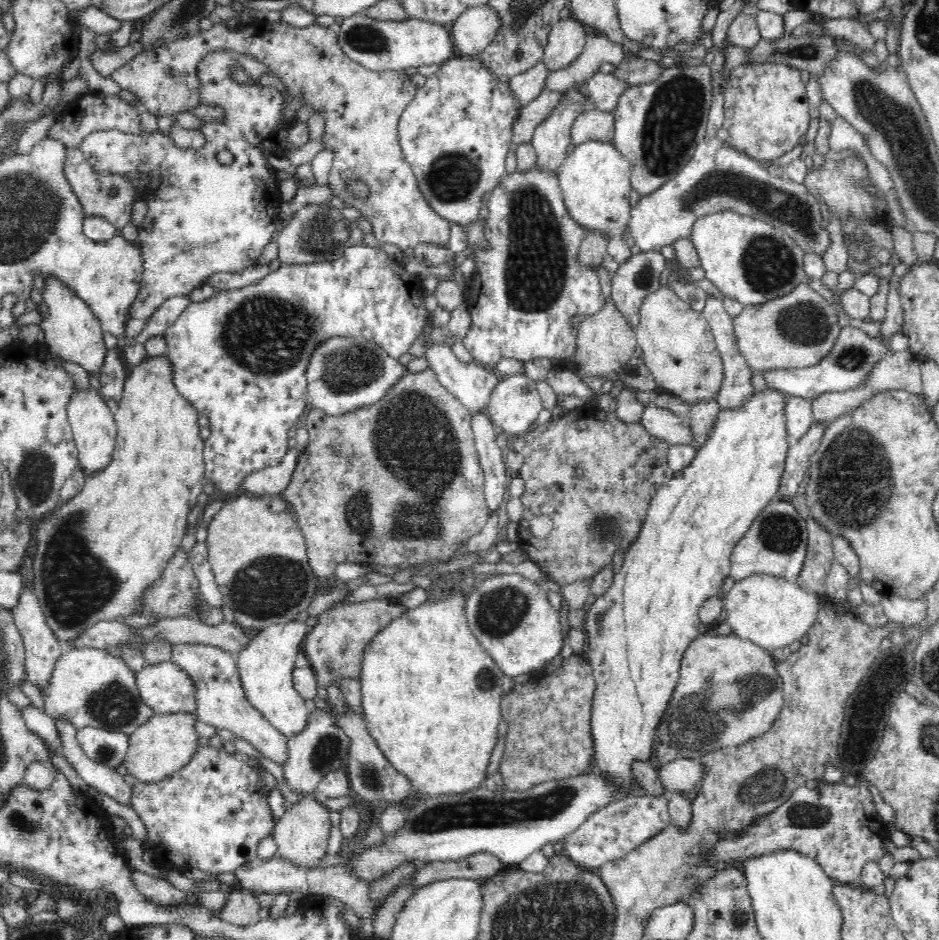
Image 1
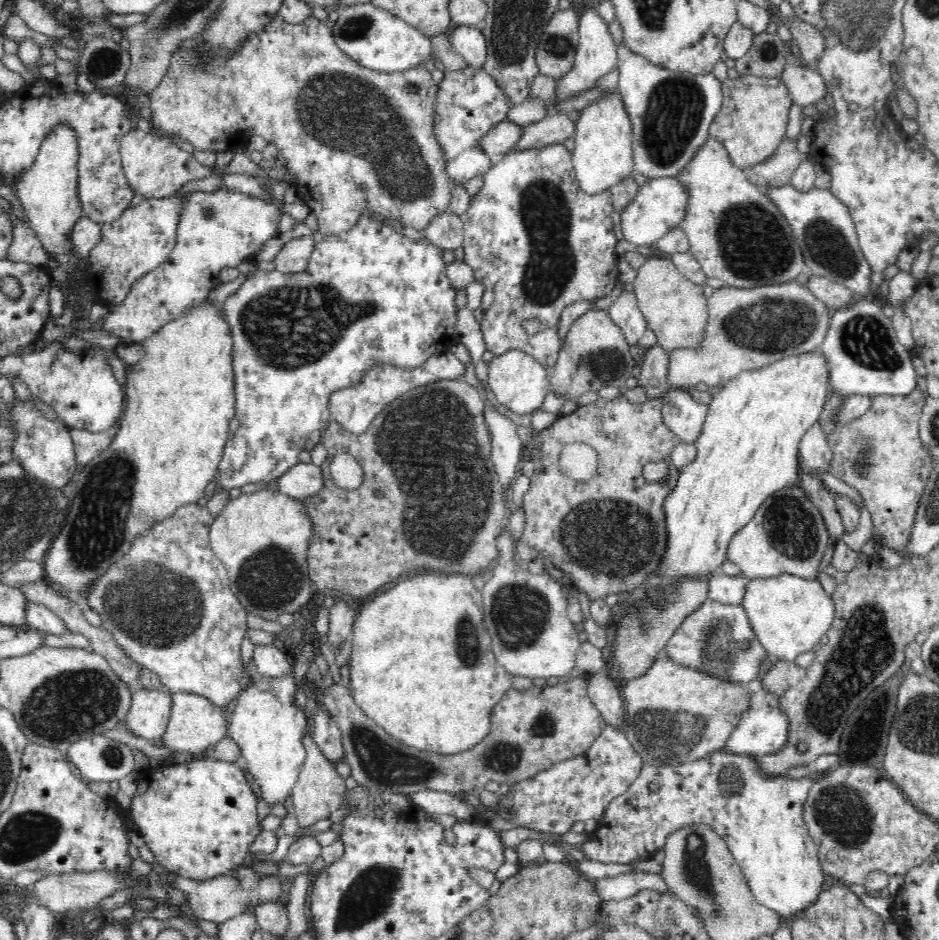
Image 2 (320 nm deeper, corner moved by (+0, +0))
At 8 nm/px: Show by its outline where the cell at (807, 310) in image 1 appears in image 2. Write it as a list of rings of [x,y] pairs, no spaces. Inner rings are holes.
[[[798,280],[752,289],[723,286],[712,293],[708,299],[708,308],[709,320],[703,348],[698,351],[676,351],[669,355],[671,388],[683,390],[684,386],[697,386],[700,383],[719,388],[742,372],[760,371],[790,356],[818,352],[827,336],[833,312],[818,299],[808,284]]]

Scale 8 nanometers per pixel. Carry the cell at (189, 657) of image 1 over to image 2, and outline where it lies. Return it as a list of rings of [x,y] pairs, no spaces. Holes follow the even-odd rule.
[[[192,503],[178,508],[172,518],[158,522],[146,536],[136,538],[124,560],[120,558],[82,599],[101,616],[101,625],[114,634],[118,645],[124,647],[141,668],[156,672],[166,689],[203,696],[213,706],[232,709],[242,688],[240,647],[248,630],[248,612],[237,602],[227,570],[211,549],[208,531],[212,521],[205,506]]]

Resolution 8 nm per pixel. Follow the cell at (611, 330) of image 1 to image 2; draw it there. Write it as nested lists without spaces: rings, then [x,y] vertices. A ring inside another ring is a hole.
[[[605,310],[584,312],[579,318],[576,318],[571,330],[567,331],[565,344],[559,351],[557,362],[554,364],[550,390],[560,393],[560,395],[566,395],[568,400],[574,401],[586,392],[597,391],[605,386],[625,387],[628,378],[632,377],[639,367],[628,351],[630,347],[623,331],[610,319]]]

